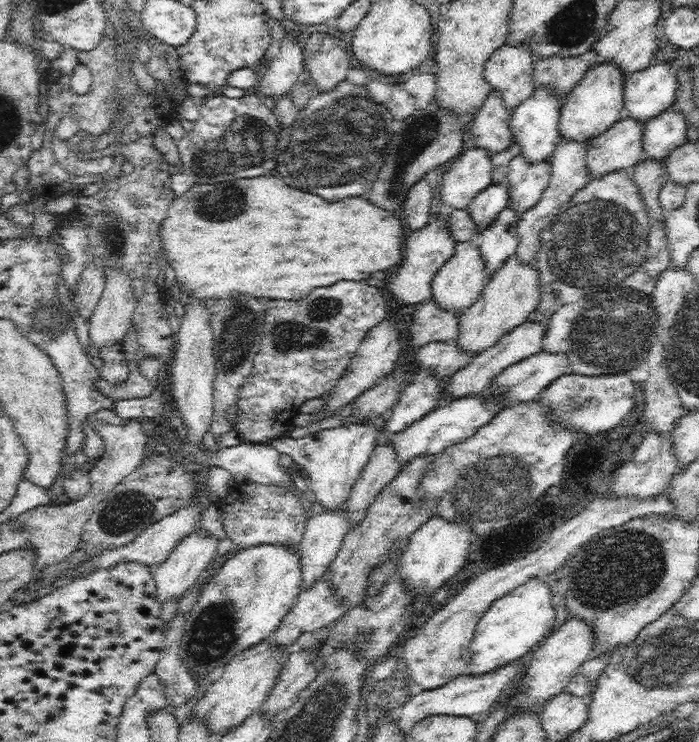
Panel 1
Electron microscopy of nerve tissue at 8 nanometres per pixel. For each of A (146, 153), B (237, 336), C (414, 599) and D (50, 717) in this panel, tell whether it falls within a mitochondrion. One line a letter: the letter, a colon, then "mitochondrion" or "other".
A: other
B: mitochondrion
C: other
D: other

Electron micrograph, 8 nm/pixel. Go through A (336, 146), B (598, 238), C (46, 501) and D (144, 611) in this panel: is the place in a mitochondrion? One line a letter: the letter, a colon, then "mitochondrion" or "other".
A: mitochondrion
B: mitochondrion
C: other
D: other

